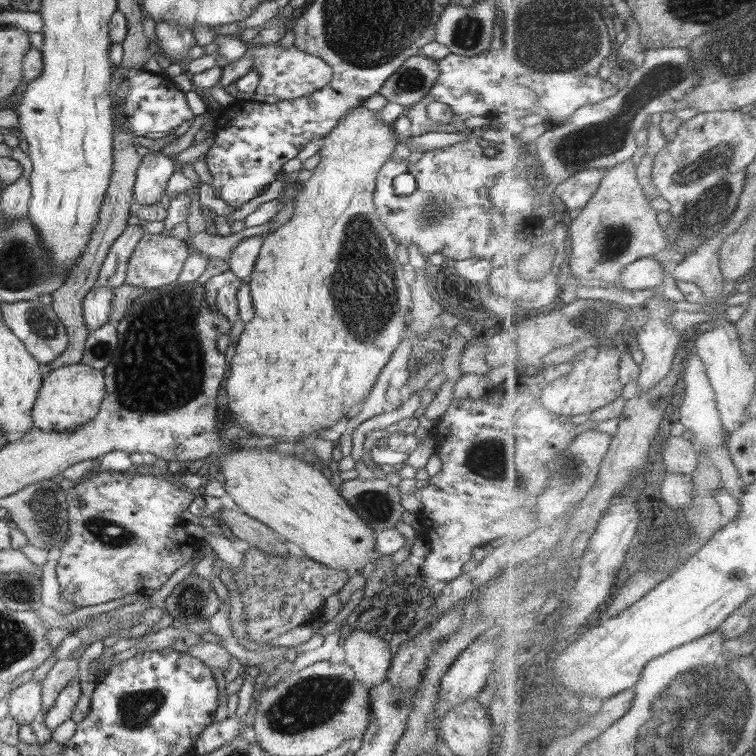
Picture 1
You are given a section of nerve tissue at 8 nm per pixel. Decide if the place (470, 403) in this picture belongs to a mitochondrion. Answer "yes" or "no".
no

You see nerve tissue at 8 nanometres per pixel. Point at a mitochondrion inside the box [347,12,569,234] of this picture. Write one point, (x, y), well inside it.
(468, 33)

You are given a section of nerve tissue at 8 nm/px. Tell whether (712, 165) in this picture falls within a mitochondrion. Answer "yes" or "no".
yes

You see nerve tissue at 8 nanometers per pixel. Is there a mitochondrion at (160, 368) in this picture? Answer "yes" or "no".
yes

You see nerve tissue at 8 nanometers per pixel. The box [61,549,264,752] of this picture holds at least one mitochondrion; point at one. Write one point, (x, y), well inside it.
(136, 710)

